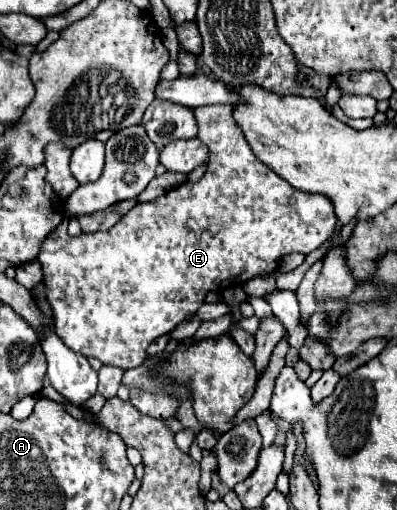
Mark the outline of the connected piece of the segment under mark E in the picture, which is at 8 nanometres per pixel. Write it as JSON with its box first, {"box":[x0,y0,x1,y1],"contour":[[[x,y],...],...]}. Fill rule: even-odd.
{"box":[38,105,336,369],"contour":[[[204,105],[204,107],[194,109],[194,115],[196,115],[196,121],[198,121],[198,139],[202,143],[206,143],[206,147],[210,149],[208,171],[204,173],[204,177],[198,183],[184,183],[184,185],[174,187],[168,193],[156,197],[154,201],[136,205],[130,213],[126,213],[122,217],[122,221],[118,221],[108,231],[98,231],[98,233],[90,233],[90,235],[82,233],[78,237],[70,237],[66,233],[68,219],[64,219],[62,225],[58,225],[58,229],[54,229],[46,237],[46,241],[42,243],[38,261],[42,265],[42,283],[46,287],[46,299],[48,299],[48,305],[52,309],[52,315],[54,315],[58,337],[74,353],[80,353],[84,357],[96,357],[104,365],[116,365],[116,367],[122,367],[122,369],[138,367],[146,359],[146,345],[150,345],[150,341],[154,341],[160,335],[168,335],[178,323],[192,317],[198,311],[198,307],[204,303],[204,297],[206,297],[208,291],[226,289],[230,285],[242,285],[256,275],[270,275],[278,269],[282,255],[286,255],[290,251],[302,251],[304,255],[308,255],[314,249],[318,249],[332,235],[332,231],[336,227],[336,215],[334,215],[334,207],[330,205],[330,199],[326,199],[322,195],[312,195],[312,193],[298,191],[290,183],[286,183],[282,177],[278,177],[270,167],[266,167],[252,153],[250,145],[246,143],[246,137],[242,135],[242,129],[238,127],[238,123],[232,117],[232,105]]]}

